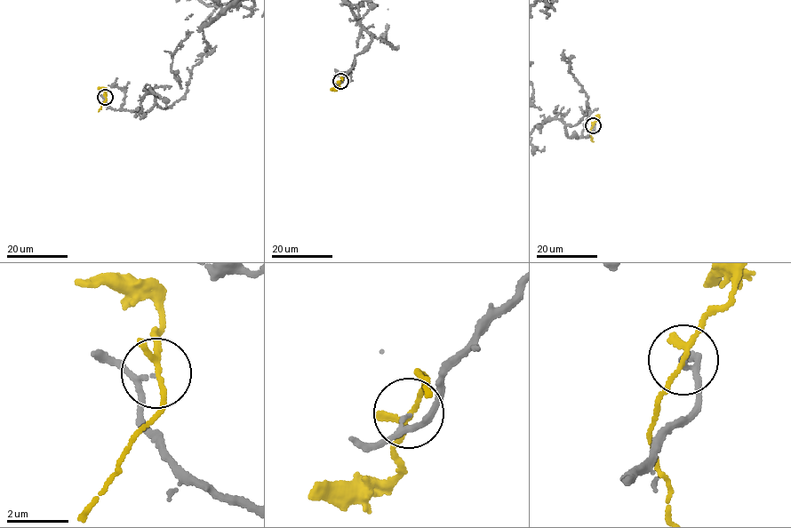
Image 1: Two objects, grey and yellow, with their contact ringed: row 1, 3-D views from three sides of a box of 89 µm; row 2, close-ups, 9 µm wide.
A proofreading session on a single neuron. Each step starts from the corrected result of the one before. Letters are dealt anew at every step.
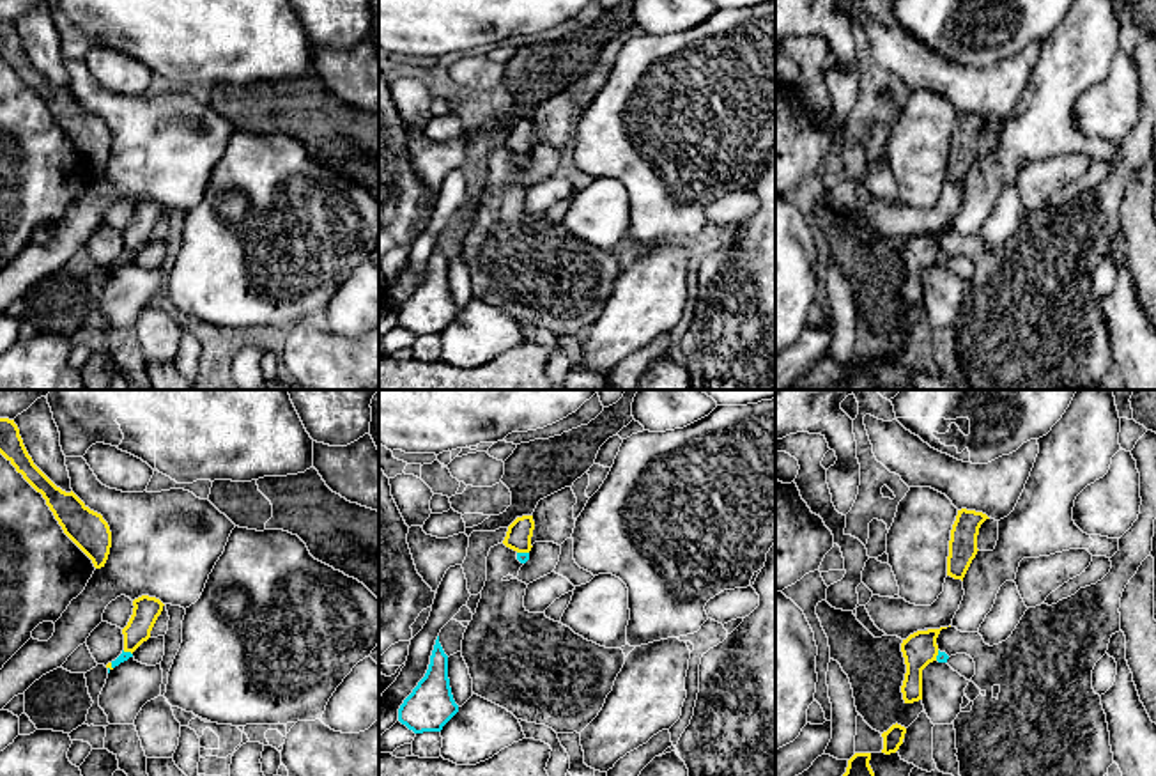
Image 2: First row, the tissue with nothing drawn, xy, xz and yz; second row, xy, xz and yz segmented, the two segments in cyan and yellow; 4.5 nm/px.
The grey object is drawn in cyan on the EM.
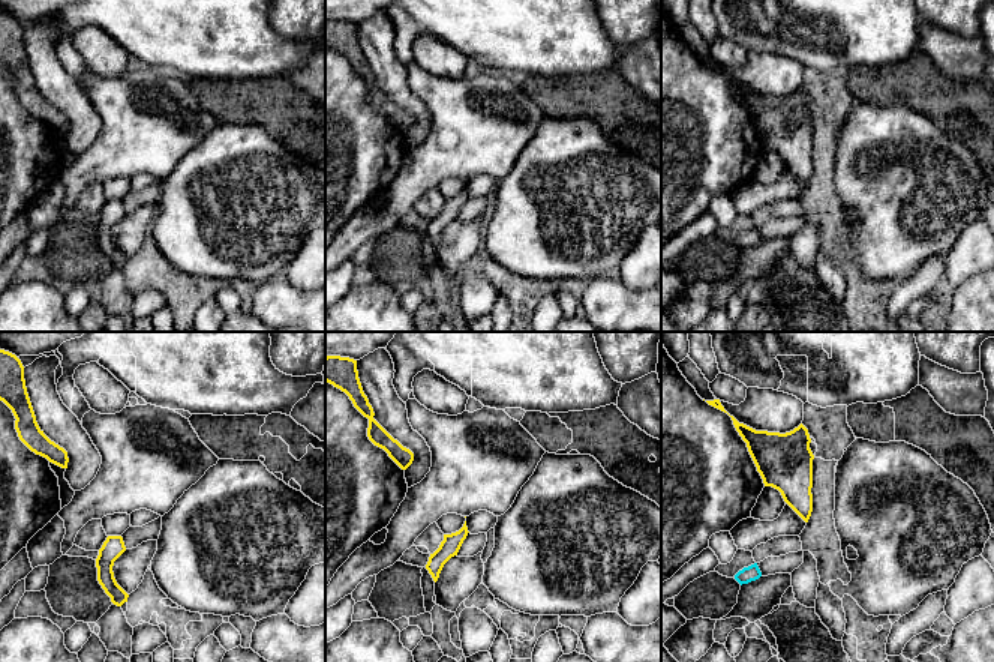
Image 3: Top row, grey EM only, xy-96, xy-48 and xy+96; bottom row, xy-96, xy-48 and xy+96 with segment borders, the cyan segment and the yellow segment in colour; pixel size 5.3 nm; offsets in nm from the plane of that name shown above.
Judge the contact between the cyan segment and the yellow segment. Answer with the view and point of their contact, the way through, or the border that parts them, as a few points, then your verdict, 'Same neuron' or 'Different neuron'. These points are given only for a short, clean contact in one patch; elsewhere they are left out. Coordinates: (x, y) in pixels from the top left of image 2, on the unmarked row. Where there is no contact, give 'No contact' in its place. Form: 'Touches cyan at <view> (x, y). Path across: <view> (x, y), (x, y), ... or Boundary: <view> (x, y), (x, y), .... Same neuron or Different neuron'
Touches cyan at xz (523, 156). Boundary: xz (517, 155), (528, 156). Different neuron

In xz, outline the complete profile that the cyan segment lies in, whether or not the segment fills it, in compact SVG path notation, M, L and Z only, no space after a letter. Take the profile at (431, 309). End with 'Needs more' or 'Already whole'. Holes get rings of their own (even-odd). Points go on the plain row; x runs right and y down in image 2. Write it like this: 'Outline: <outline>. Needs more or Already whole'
Outline: M437 239L428 273L400 308L398 324L414 337L441 335L457 315L448 282L448 259Z. Already whole

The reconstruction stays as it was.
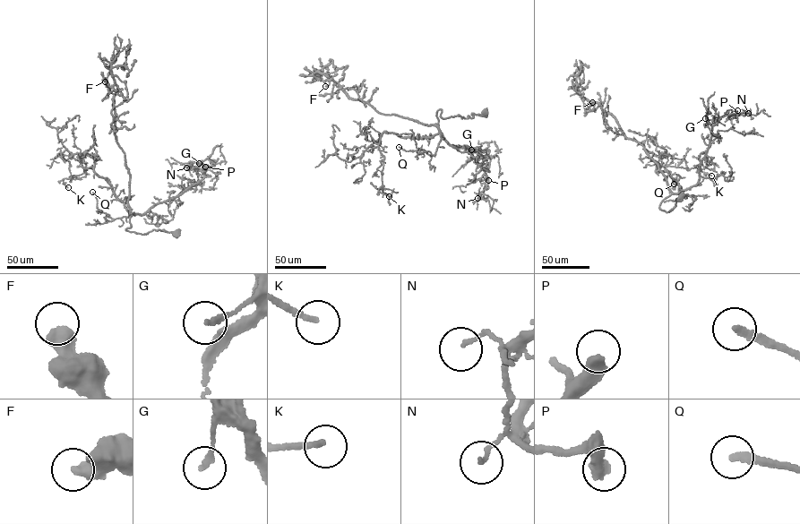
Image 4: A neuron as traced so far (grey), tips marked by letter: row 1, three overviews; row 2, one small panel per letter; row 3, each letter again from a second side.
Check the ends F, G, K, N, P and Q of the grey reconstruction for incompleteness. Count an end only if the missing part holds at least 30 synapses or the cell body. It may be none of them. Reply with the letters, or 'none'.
P, Q

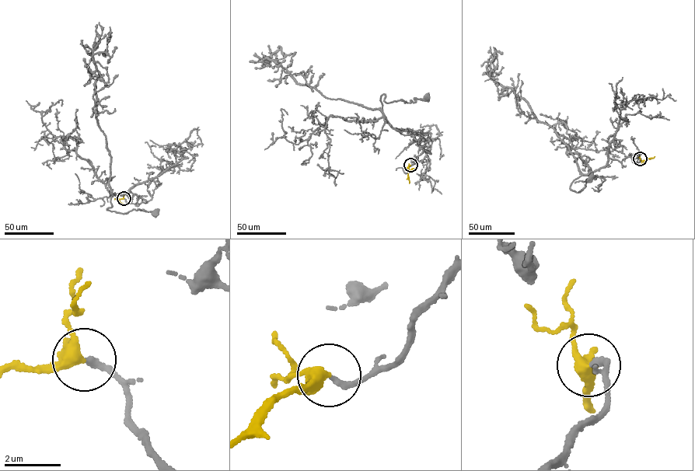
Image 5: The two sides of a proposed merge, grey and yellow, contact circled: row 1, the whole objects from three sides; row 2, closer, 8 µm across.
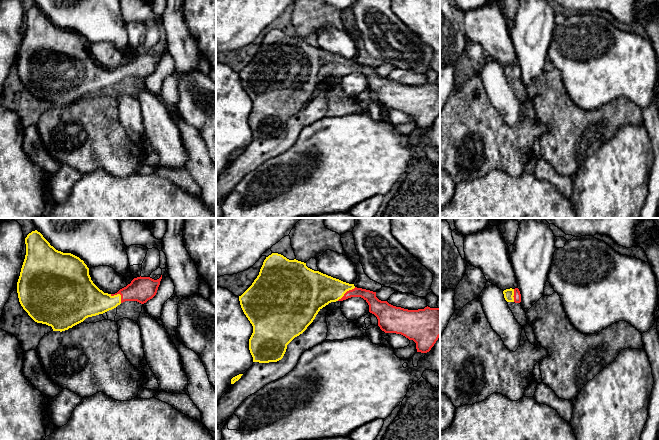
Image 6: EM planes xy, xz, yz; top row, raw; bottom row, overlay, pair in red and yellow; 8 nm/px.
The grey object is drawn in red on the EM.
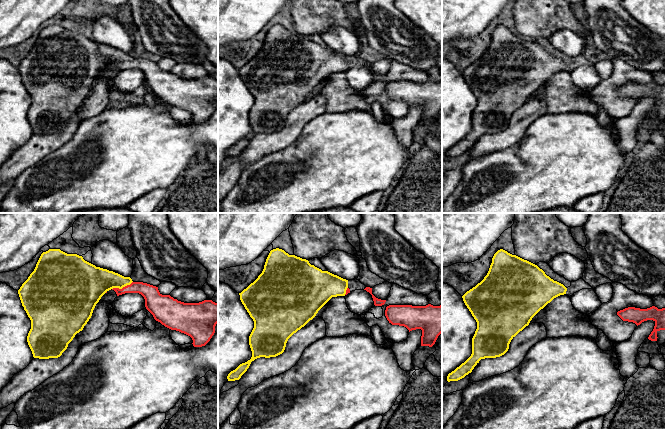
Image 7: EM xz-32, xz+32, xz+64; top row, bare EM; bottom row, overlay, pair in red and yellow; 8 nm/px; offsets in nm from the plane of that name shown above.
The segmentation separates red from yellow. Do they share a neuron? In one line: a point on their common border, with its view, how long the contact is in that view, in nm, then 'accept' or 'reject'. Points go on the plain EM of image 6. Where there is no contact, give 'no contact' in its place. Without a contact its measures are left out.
meets red in xy at (119, 69); contact 120 nm long; accept

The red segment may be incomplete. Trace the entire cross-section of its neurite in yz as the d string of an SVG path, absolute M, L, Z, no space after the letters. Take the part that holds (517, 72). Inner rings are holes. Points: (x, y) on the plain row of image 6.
M518 64L515 65L506 65L503 67L504 74L507 78L515 78L520 79L521 78L521 70Z

